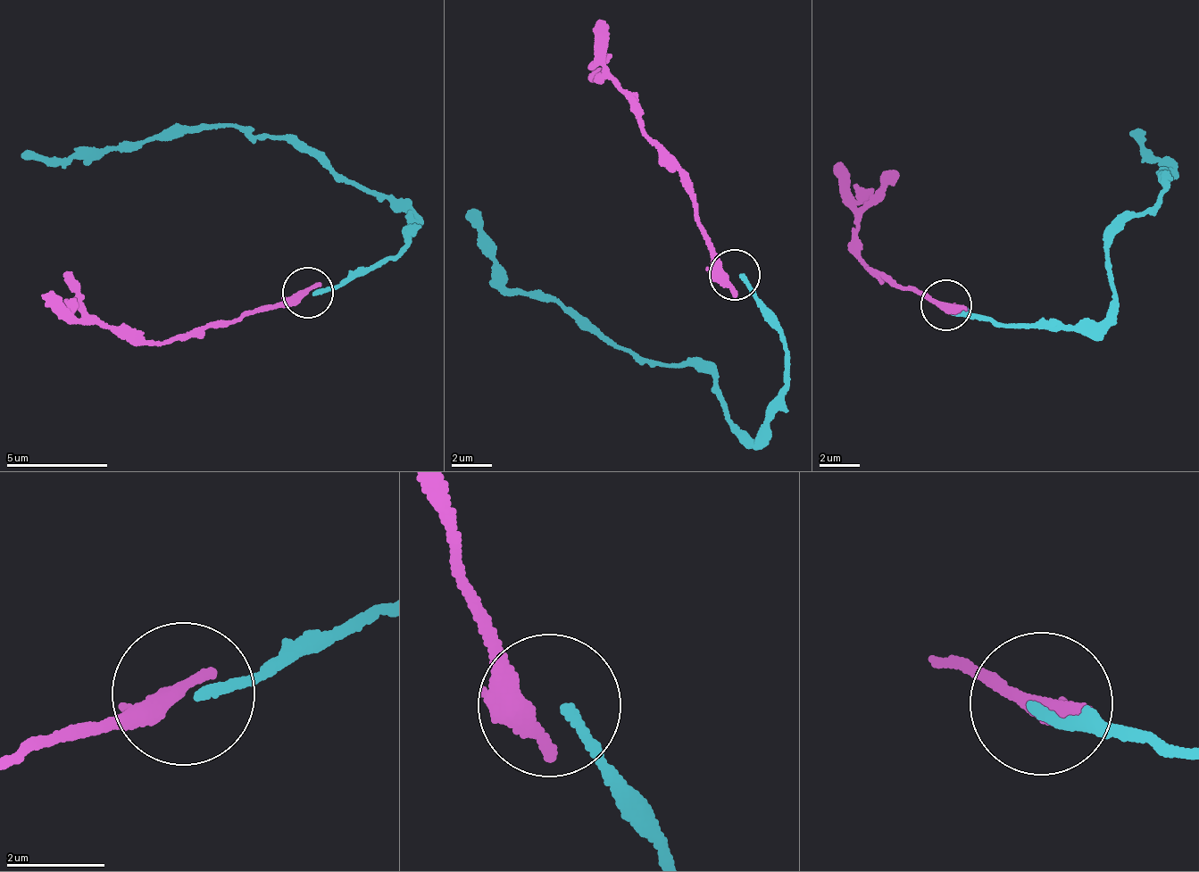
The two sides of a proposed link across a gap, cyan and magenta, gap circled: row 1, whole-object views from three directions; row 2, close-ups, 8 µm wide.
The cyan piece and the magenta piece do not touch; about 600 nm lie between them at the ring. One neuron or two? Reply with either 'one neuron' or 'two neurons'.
two neurons

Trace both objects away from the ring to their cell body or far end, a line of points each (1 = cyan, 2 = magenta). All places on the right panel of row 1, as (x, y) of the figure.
1: (945, 307), (1052, 332), (1103, 320), (1118, 296), (1113, 233), (1157, 206), (1173, 170), (1131, 128)
2: (950, 303), (888, 284), (860, 260), (856, 215), (839, 161)

